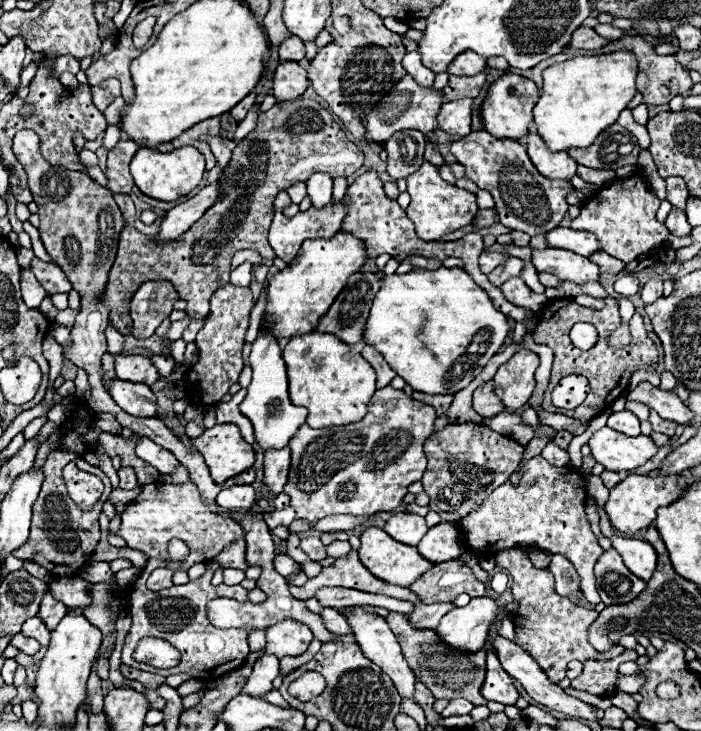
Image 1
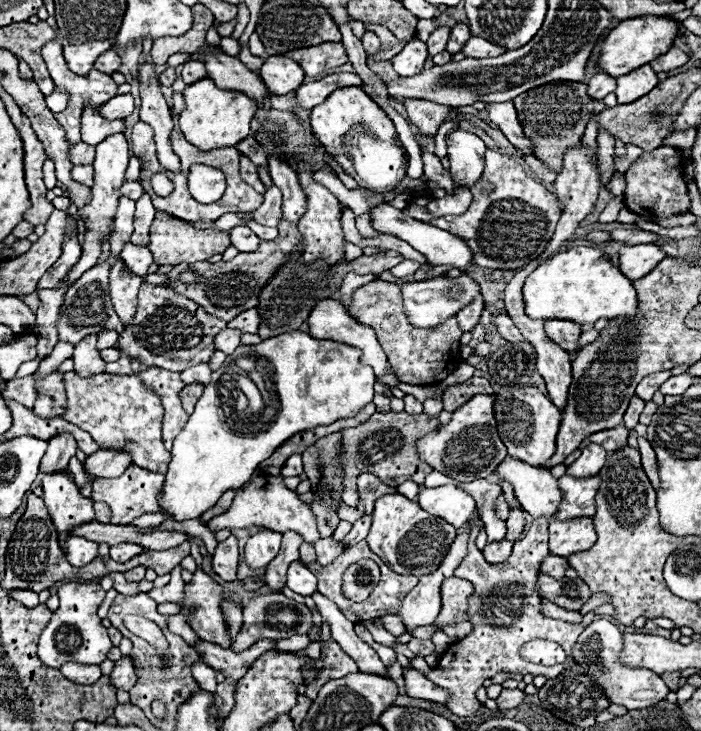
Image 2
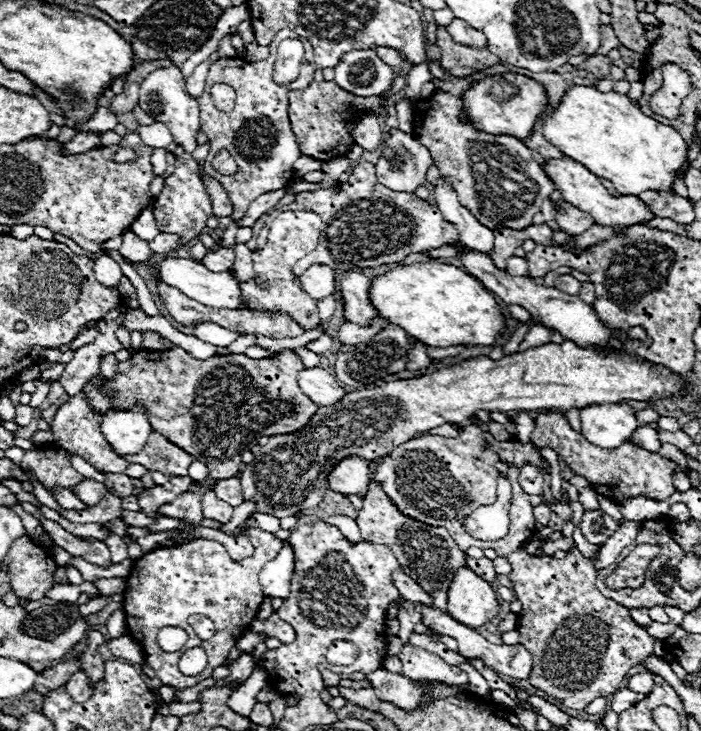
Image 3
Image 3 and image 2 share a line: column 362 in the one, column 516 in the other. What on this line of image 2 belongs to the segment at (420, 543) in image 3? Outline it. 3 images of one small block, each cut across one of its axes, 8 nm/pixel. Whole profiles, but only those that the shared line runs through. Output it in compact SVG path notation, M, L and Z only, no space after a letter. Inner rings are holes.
M512 504L512 506L510 506L510 516L508 516L508 520L506 520L506 528L508 528L506 540L516 542L518 536L520 536L520 532L524 532L524 526L526 526L524 510L520 510L520 508L516 508L516 506Z

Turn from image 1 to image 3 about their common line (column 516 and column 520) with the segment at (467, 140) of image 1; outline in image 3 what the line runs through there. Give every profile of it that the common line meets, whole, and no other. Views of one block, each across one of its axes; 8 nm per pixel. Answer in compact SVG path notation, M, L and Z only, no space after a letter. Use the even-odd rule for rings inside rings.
M436 90L432 98L416 104L414 110L414 136L432 154L440 174L452 180L462 206L466 206L482 226L490 230L512 228L524 230L532 224L534 214L542 208L542 202L552 194L552 182L544 174L542 166L514 136L494 136L462 124L458 114L462 110L460 98Z

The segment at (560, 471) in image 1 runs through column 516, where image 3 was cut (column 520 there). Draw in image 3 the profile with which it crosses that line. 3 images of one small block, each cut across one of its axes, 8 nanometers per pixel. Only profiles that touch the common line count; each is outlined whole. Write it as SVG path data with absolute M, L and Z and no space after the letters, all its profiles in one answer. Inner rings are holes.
M466 426L460 438L444 438L444 436L428 434L398 446L398 450L392 450L386 458L380 460L374 478L382 482L382 490L390 494L398 510L402 510L404 514L410 514L410 518L428 522L430 526L442 526L450 530L460 550L466 550L468 546L478 546L482 550L492 548L498 556L508 556L510 552L516 552L536 532L530 494L526 494L522 486L518 484L520 470L516 466L508 466L508 480L516 488L516 504L510 506L508 534L496 542L484 542L464 532L464 518L470 516L470 512L474 512L478 506L496 502L496 480L498 480L496 464L498 462L500 462L500 456L490 444L486 444L482 428Z

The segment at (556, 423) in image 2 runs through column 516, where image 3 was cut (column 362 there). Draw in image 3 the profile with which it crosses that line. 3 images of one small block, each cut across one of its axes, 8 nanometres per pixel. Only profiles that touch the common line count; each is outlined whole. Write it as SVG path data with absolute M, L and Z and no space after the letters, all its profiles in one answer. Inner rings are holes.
M566 340L564 344L544 344L530 348L526 352L508 354L500 360L490 360L488 356L470 358L450 368L436 370L432 374L410 378L410 380L394 380L384 386L362 388L346 392L342 400L332 406L318 406L314 418L294 434L278 434L268 438L268 442L254 454L254 460L246 464L246 468L238 474L242 484L244 500L256 504L256 512L272 514L276 518L292 516L306 508L316 508L326 492L328 492L328 476L338 462L348 456L358 456L362 460L374 462L382 456L388 456L396 446L416 438L420 432L428 432L442 424L462 424L478 410L488 412L518 412L518 410L570 410L584 408L588 404L612 404L620 400L654 400L666 398L672 394L680 394L684 380L680 380L670 368L662 364L650 364L639 356L630 355L626 350L582 350L574 346L574 342Z

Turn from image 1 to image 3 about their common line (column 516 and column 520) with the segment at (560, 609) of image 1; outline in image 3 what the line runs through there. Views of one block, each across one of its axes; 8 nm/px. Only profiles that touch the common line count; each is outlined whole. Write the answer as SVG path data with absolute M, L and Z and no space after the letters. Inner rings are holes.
M576 544L564 560L556 560L550 556L538 558L526 554L524 550L516 550L514 554L508 556L508 562L512 564L512 572L508 578L516 598L522 604L518 626L516 626L520 632L520 644L526 646L526 650L532 654L534 660L530 684L546 692L548 696L560 700L566 708L584 710L594 698L600 696L608 698L620 688L628 670L641 664L653 652L655 638L630 618L624 606L614 602L612 598L604 598L598 592L594 584L598 576L598 570L594 568L594 560L586 558Z

